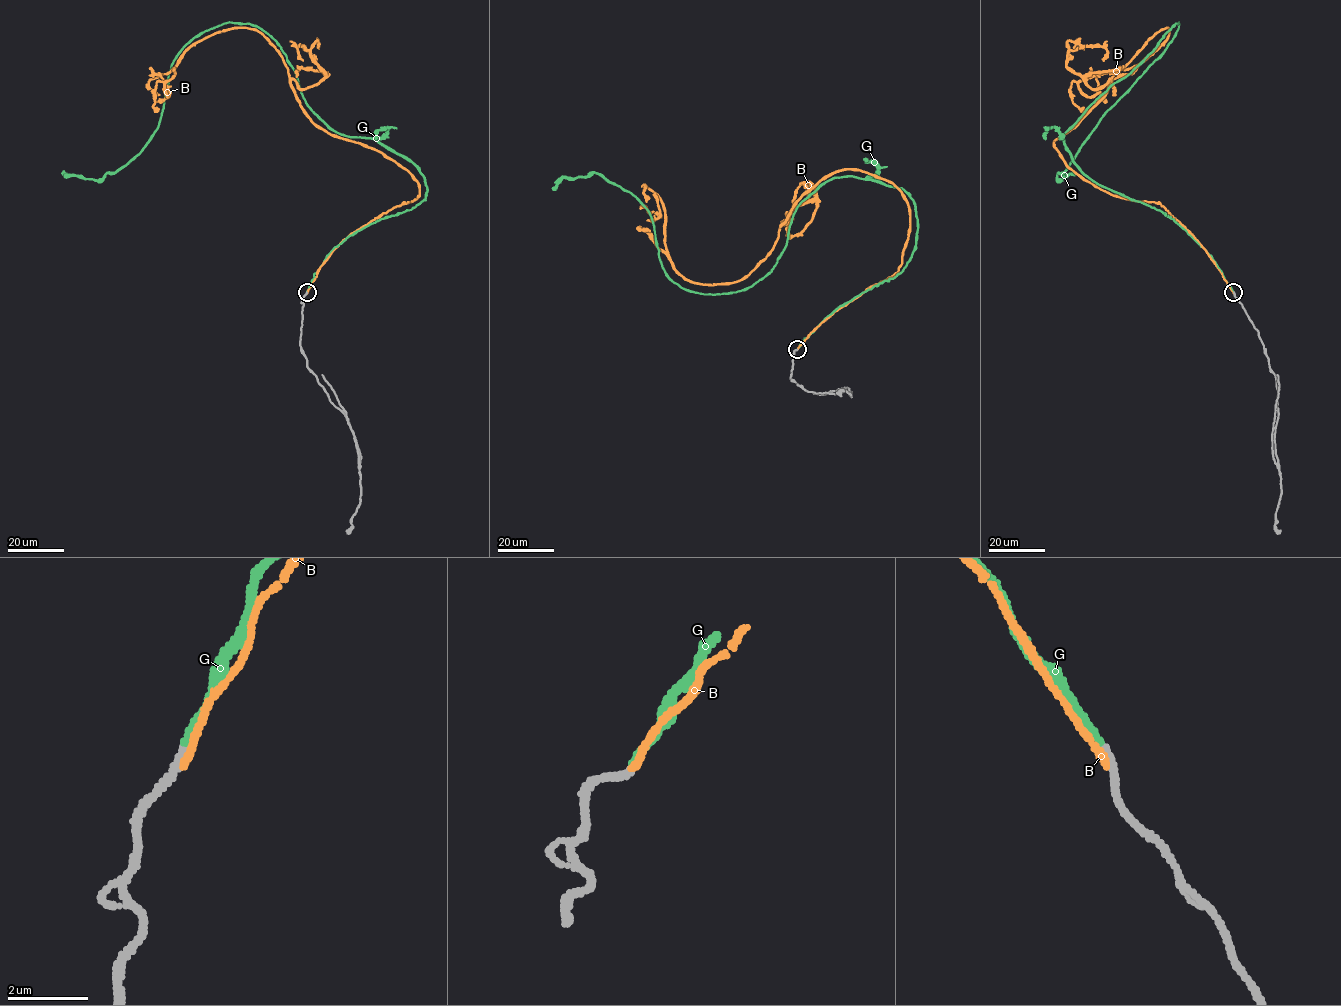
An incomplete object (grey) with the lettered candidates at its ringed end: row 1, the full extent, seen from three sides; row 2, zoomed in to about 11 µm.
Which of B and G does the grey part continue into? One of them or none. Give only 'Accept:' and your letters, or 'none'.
Accept: G

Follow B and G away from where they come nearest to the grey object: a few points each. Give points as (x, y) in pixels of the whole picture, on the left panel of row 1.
B: (306, 293), (344, 239), (417, 197), (414, 177), (318, 127), (257, 30), (193, 43), (168, 96), (150, 67)
G: (306, 292), (335, 246), (427, 187), (374, 139), (332, 130), (257, 26), (194, 37), (125, 165), (62, 172)

